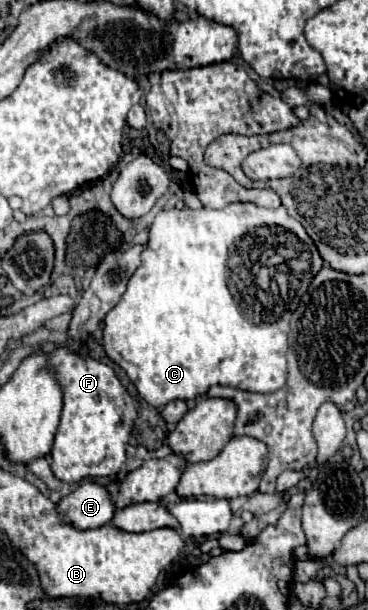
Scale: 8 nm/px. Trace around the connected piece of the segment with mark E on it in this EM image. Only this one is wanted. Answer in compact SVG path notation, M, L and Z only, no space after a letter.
M84 482L78 490L58 502L58 514L62 520L82 530L110 524L116 510L108 488L96 482Z

